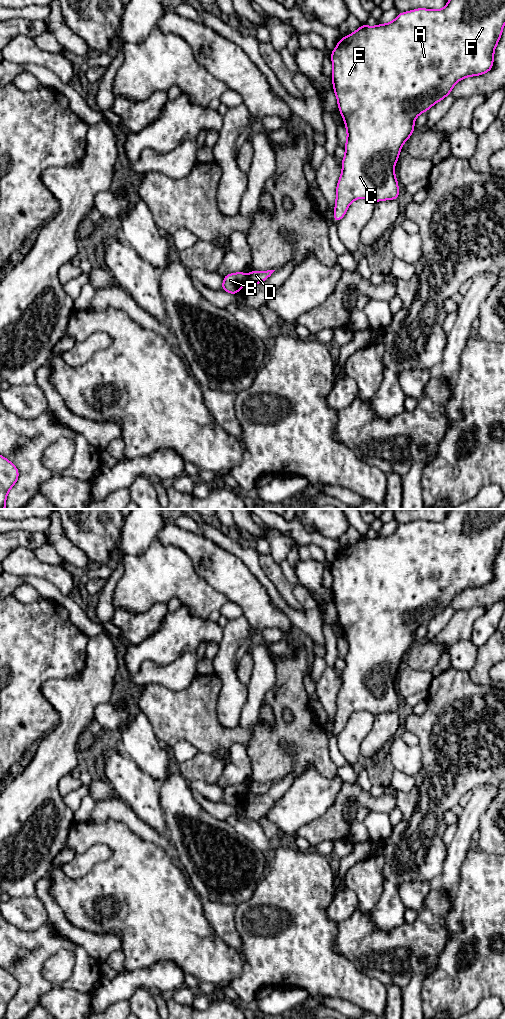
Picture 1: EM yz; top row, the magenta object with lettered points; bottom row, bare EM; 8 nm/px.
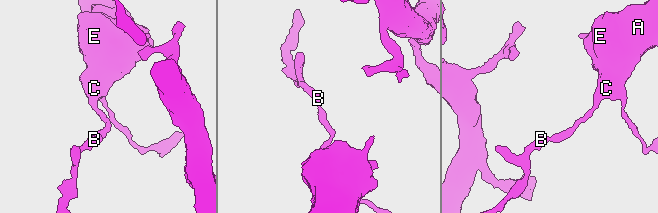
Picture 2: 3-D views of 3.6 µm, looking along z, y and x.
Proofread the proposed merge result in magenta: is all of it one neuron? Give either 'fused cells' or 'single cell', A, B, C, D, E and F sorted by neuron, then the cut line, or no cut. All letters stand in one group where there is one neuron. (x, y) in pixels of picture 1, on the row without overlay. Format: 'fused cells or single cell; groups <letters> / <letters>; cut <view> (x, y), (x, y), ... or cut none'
fused cells; groups A C D E F / B; cut yz (248, 787), (246, 794)

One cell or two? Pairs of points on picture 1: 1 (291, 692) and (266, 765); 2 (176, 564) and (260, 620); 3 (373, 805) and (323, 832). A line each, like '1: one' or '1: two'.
1: one
2: two
3: one

